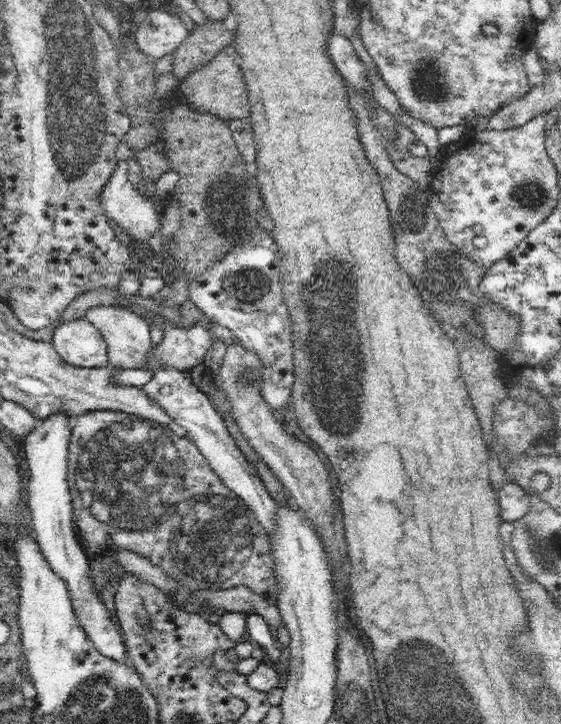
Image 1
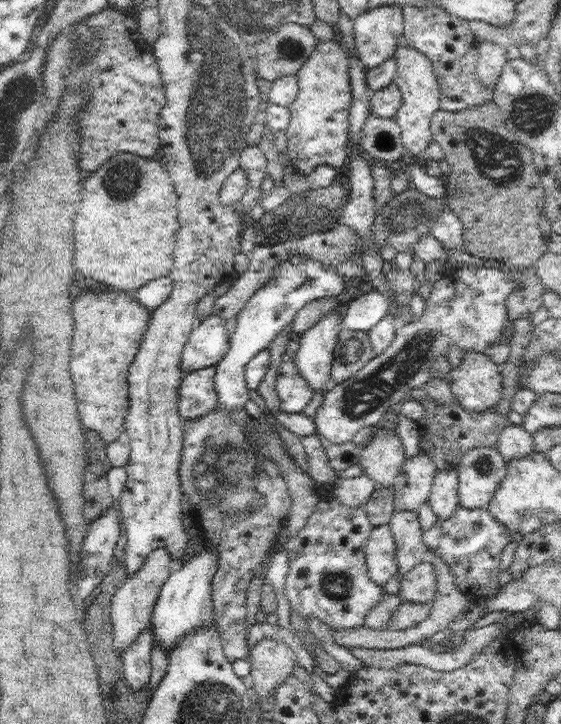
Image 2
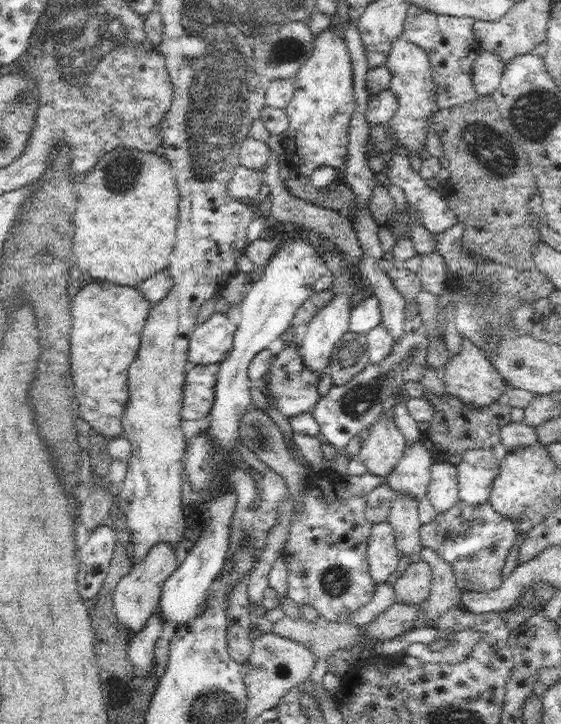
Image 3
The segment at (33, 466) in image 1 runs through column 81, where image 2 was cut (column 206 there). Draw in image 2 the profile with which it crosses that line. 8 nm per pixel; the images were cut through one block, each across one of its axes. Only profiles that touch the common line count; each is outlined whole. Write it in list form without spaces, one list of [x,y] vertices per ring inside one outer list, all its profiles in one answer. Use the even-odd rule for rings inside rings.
[[[207,545],[192,558],[176,564],[162,586],[154,608],[152,626],[154,626],[154,646],[164,648],[166,656],[182,637],[186,637],[186,633],[209,626],[215,621],[212,582],[218,571],[219,557],[220,549]]]

